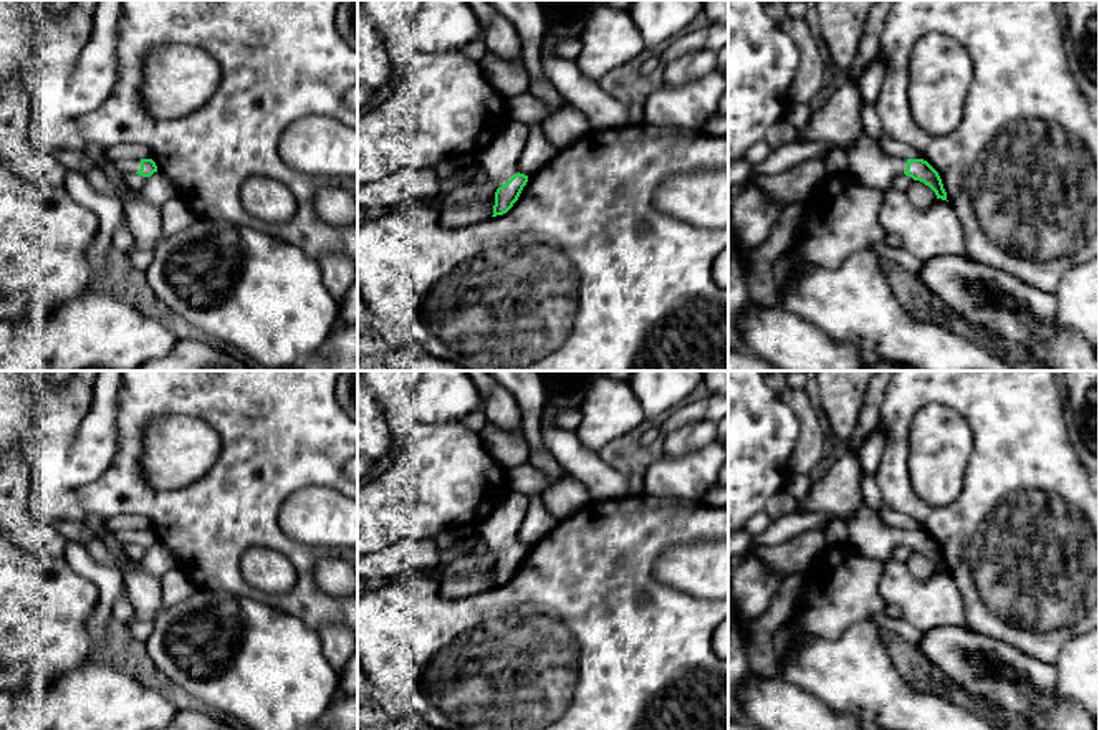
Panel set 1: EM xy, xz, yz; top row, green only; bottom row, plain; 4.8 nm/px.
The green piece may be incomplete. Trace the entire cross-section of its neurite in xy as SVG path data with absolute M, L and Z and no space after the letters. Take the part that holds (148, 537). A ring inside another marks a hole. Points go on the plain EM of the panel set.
M122 530L118 531L113 538L122 545L136 543L142 548L151 548L154 543L157 543L157 536L152 530Z

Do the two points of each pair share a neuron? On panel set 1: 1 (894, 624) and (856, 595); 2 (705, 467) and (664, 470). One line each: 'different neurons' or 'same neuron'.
1: different neurons
2: same neuron

